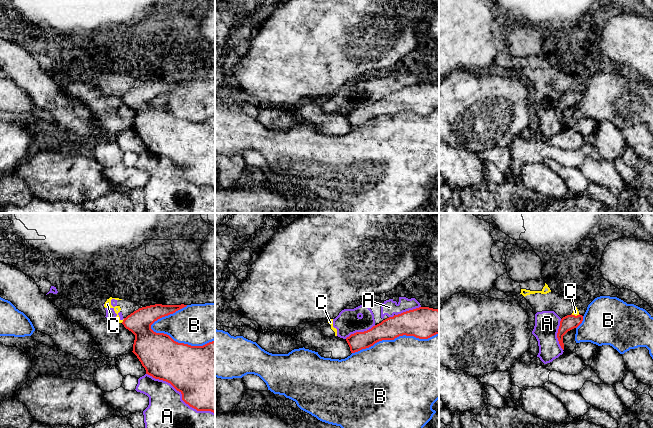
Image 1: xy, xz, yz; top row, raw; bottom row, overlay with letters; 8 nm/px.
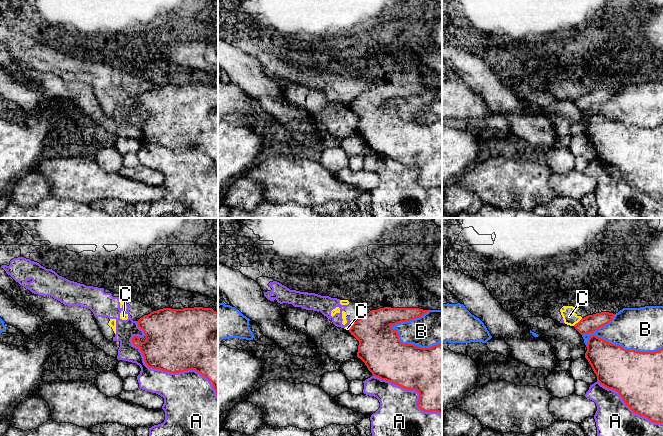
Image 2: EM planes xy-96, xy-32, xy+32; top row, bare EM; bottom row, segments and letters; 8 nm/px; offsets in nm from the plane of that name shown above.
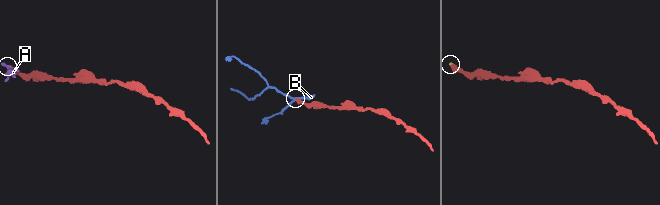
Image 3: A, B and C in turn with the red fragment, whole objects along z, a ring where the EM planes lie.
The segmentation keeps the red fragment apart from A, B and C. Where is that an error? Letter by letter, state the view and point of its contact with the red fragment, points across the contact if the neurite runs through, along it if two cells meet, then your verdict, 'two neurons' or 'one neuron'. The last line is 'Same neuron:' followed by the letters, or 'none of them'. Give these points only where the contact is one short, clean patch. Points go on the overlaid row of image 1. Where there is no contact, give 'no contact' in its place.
A: contact xy (182, 395); two neurons
B: contact xy (181, 343); two neurons
C: contact xy (123, 321); border xy (124, 319), (121, 322); two neurons
Same neuron: none of them

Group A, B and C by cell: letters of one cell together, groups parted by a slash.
A C / B

